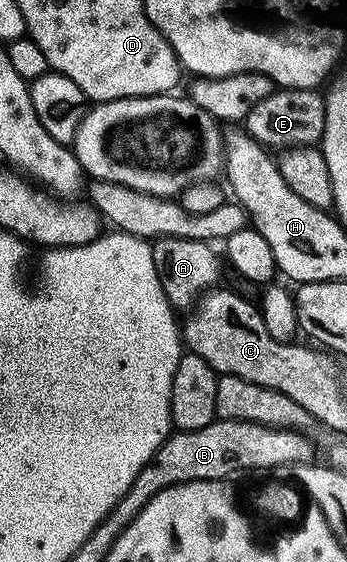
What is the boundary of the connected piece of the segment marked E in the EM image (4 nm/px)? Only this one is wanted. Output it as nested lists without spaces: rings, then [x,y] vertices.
[[[275,88],[268,95],[268,99],[260,99],[252,111],[248,111],[244,122],[245,132],[249,133],[259,145],[266,146],[267,150],[285,151],[287,149],[300,149],[314,147],[322,140],[322,132],[326,126],[326,103],[323,94],[318,89],[283,89]]]

